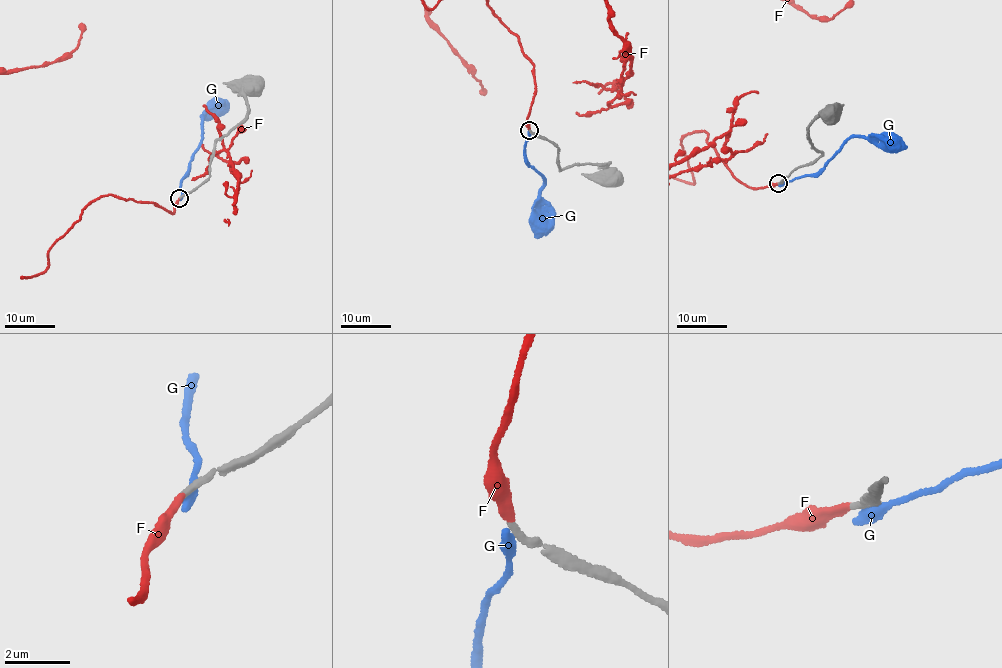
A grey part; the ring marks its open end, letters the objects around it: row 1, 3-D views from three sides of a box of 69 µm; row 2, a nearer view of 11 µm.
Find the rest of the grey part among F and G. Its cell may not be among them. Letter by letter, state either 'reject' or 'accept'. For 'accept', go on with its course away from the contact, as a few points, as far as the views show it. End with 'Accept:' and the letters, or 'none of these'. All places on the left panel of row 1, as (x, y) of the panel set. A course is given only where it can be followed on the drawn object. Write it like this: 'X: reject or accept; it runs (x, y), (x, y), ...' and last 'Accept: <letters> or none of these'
F: accept
G: reject
Accept: F

